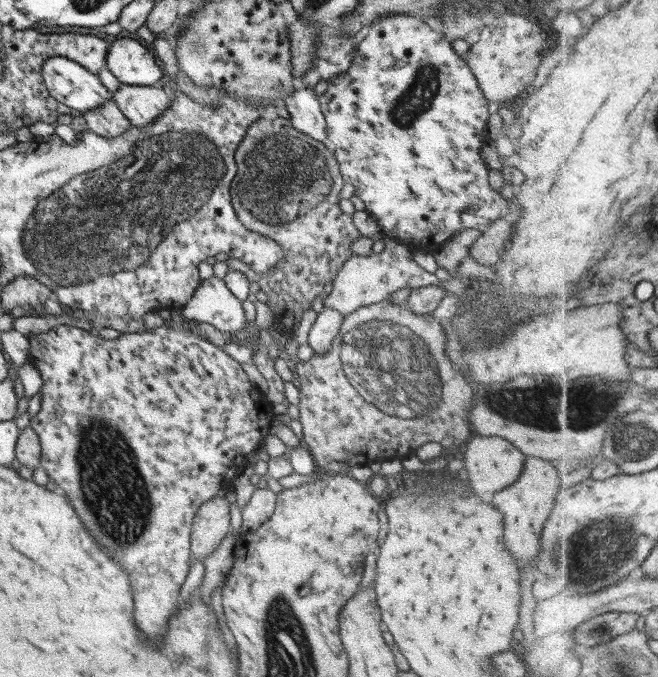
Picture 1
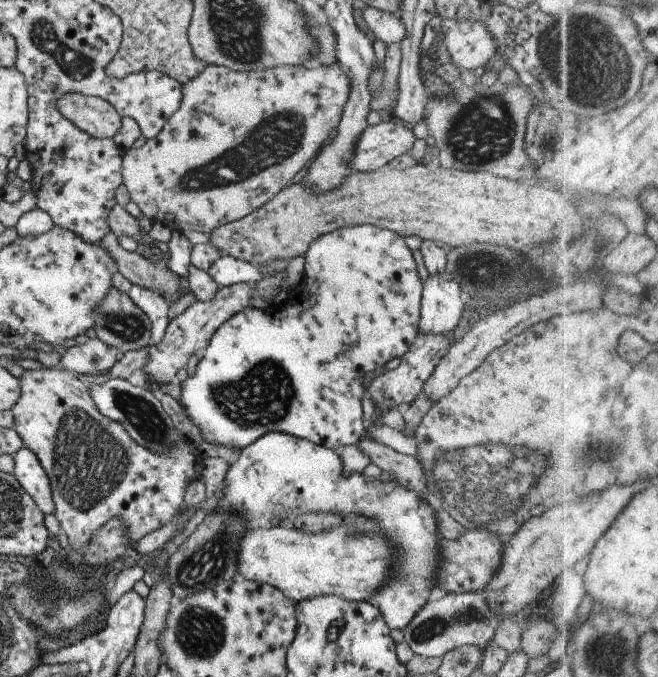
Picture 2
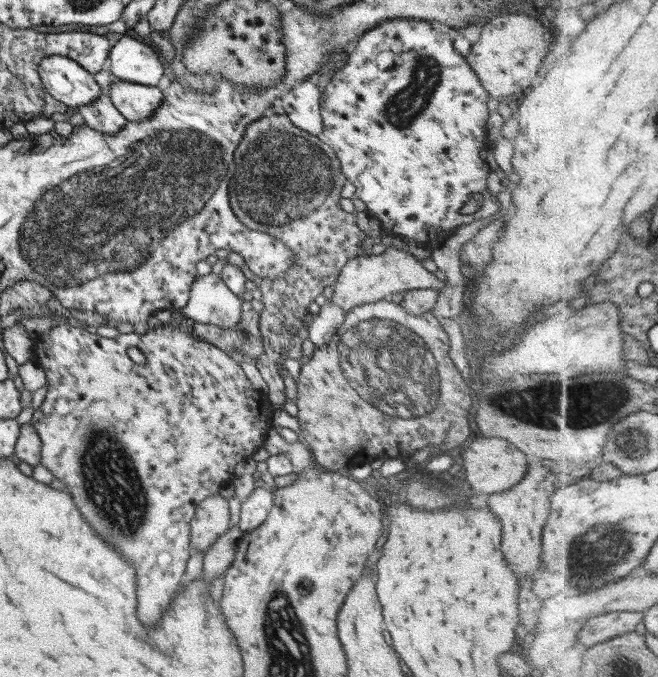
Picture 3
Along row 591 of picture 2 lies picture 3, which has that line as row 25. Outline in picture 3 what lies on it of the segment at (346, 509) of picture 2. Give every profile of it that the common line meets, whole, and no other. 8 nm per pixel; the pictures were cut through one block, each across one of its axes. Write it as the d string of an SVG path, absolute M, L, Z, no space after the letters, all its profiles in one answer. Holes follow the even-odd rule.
M420 18L389 19L368 30L367 33L360 34L358 40L352 45L347 64L341 70L337 70L330 78L330 82L326 84L319 99L320 116L324 122L322 135L337 155L344 177L356 187L354 196L360 198L366 204L366 210L378 218L384 232L426 242L430 240L430 234L440 236L444 232L446 236L446 232L450 232L452 228L458 228L462 224L472 223L481 218L489 218L500 210L499 200L496 195L488 191L486 184L488 174L492 172L484 160L484 150L489 146L486 137L486 124L489 117L488 101L488 92L482 87L478 75L469 66L466 58L457 54L453 49L452 34L444 35L442 32L436 32L428 21L420 21ZM472 194L482 194L482 206L476 210L476 213L462 214L460 210Z

